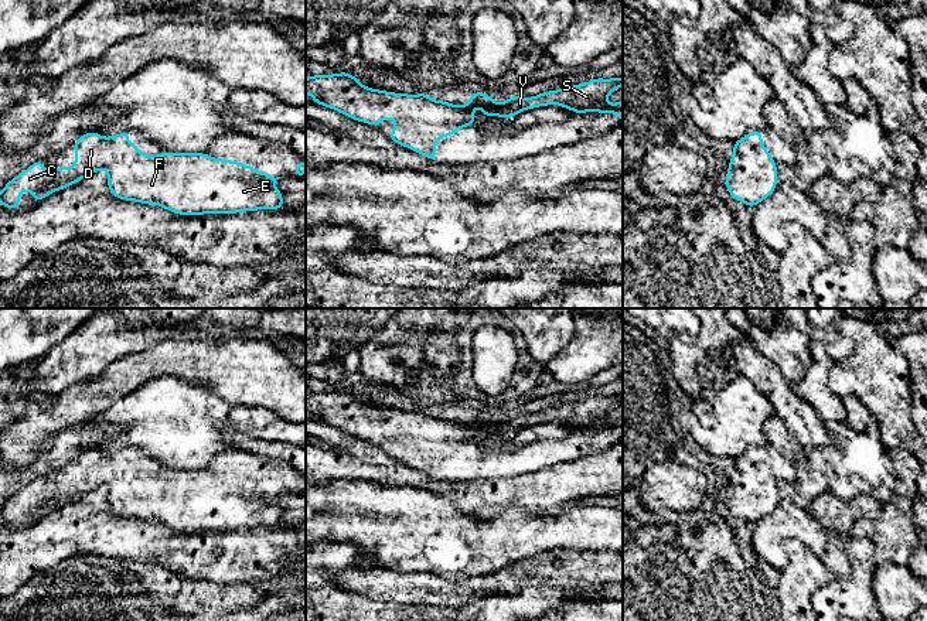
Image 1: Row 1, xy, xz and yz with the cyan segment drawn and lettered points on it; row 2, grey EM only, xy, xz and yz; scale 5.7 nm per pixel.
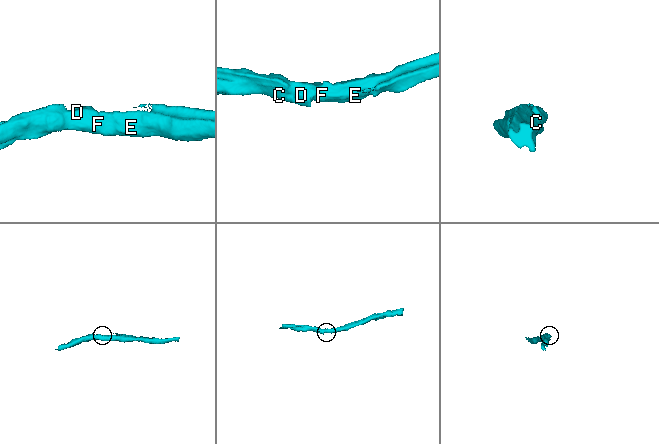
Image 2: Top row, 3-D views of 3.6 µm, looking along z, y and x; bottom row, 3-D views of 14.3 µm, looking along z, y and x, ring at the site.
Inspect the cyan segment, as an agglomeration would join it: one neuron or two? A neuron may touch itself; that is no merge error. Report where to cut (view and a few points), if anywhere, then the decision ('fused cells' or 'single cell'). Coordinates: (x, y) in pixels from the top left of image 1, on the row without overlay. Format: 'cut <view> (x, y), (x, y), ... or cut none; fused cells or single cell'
cut none; single cell

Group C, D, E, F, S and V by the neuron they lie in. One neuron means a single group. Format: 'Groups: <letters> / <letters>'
Groups: C D E F S V

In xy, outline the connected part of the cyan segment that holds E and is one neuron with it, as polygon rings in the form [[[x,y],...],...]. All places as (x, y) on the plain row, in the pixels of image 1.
[[[130,447],[112,454],[96,448],[79,453],[72,485],[57,484],[50,489],[38,477],[6,501],[0,521],[17,526],[23,506],[40,518],[103,485],[116,515],[160,522],[178,532],[282,526],[284,521],[275,502],[280,494],[204,470],[147,472],[136,460],[125,458],[130,453]]]

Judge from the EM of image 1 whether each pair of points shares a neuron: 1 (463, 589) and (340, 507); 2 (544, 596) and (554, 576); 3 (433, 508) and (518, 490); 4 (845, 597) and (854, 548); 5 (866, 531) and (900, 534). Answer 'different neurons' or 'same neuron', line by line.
1: different neurons
2: different neurons
3: different neurons
4: same neuron
5: same neuron

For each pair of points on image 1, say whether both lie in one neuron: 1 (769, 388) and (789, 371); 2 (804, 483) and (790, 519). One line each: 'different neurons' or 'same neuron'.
1: different neurons
2: different neurons

